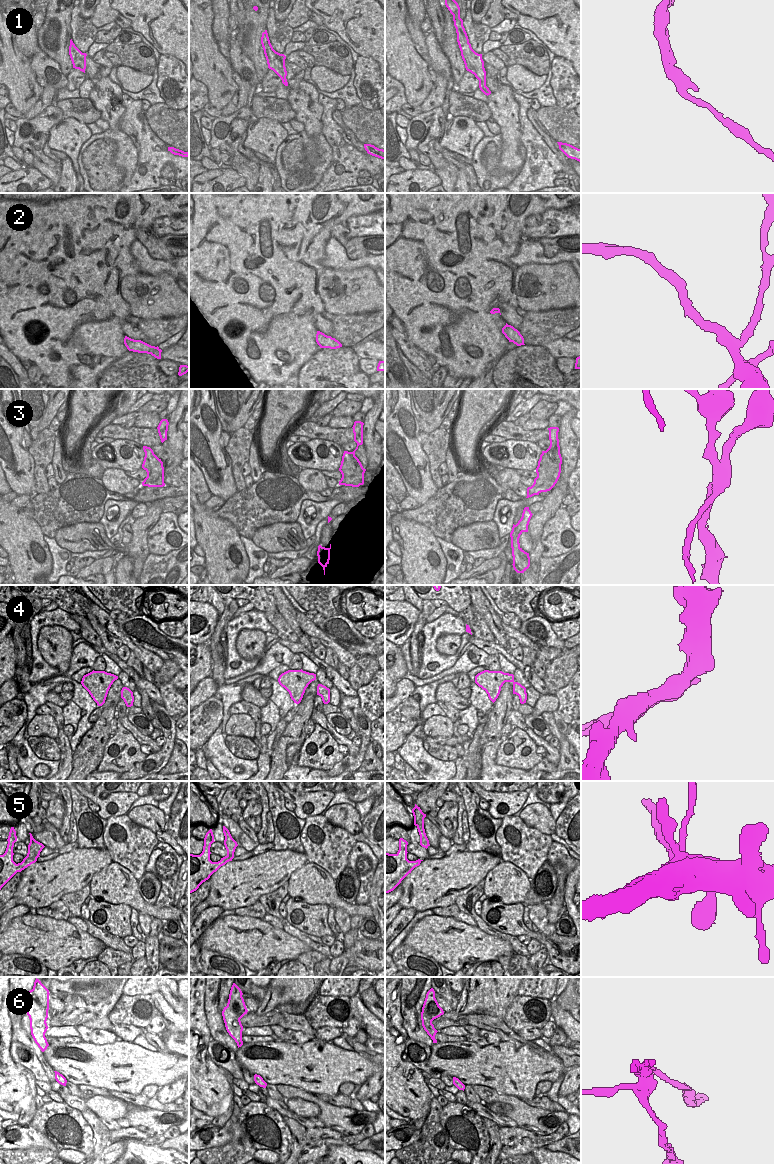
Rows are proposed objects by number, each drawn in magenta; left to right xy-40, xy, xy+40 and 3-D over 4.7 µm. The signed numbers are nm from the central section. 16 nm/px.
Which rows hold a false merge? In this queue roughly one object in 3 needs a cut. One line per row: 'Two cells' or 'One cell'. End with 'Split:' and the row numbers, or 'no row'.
1: Two cells
2: Two cells
3: Two cells
4: One cell
5: One cell
6: Two cells
Split: 1, 2, 3, 6

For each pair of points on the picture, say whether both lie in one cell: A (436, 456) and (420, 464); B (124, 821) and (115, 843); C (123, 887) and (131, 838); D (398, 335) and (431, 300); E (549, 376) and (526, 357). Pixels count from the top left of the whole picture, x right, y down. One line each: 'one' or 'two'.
A: two
B: one
C: two
D: two
E: one

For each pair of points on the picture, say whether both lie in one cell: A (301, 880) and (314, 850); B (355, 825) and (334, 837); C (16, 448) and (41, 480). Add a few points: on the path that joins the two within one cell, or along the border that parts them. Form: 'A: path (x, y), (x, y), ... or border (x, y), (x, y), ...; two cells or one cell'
A: border (308, 861), (321, 866), (329, 874); two cells
B: border (326, 818), (334, 825), (344, 828), (353, 835); two cells
C: border (28, 448), (34, 462), (35, 493); two cells

